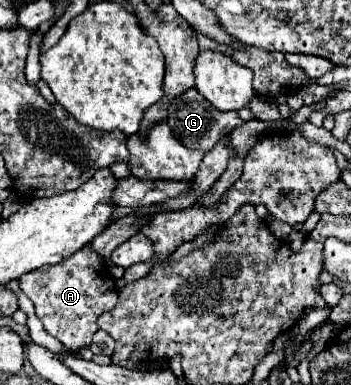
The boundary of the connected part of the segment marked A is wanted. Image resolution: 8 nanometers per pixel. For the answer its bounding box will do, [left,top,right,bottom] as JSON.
[19,245,117,351]

